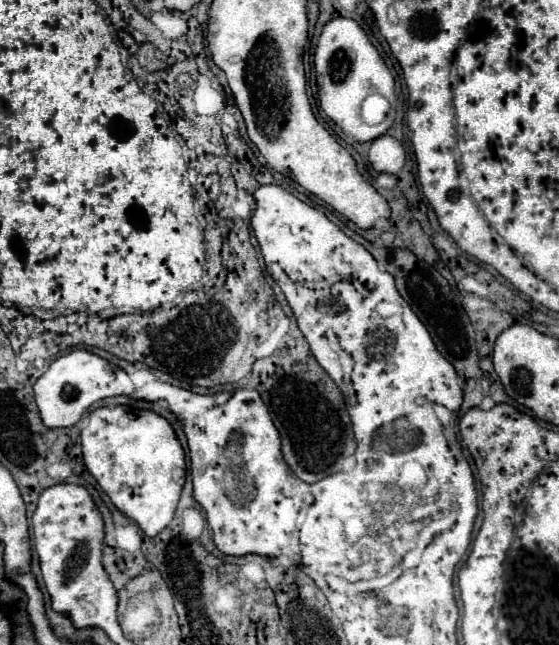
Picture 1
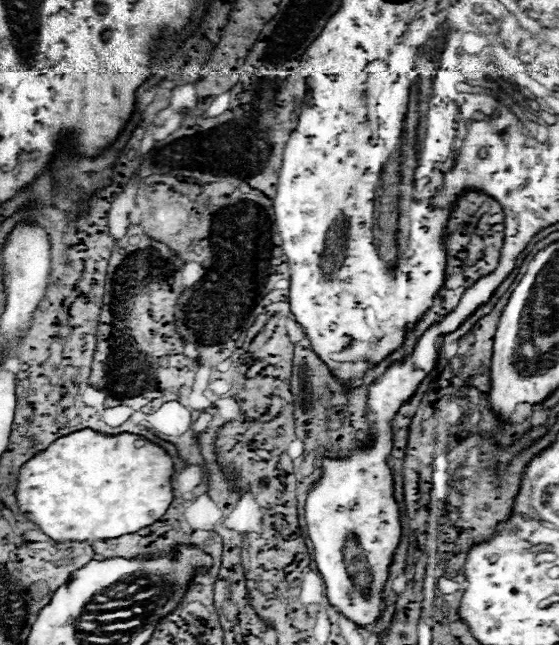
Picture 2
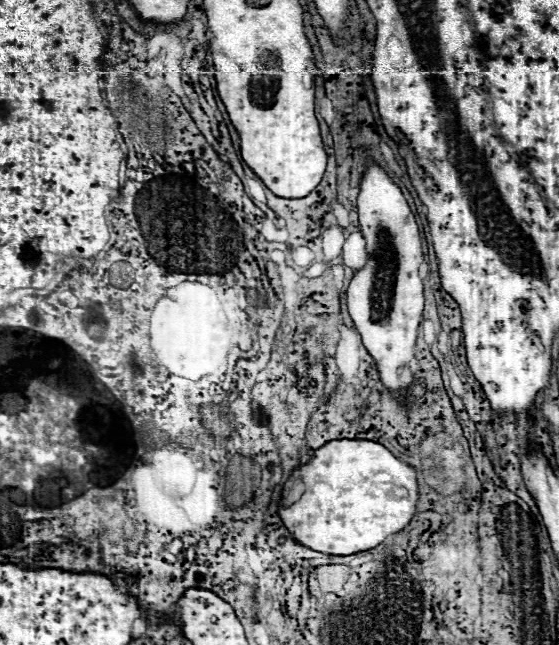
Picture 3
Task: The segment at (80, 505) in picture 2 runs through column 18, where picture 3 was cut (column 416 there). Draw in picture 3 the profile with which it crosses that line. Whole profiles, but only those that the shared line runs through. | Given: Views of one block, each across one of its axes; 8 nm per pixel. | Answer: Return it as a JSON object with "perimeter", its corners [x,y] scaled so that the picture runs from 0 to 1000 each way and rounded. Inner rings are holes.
{"perimeter":[[[594,682],[562,701],[562,710],[530,726],[519,744],[508,750],[504,769],[519,766],[530,750],[544,750],[544,763],[533,778],[501,788],[501,803],[522,831],[565,856],[626,862],[658,856],[687,840],[691,831],[712,828],[737,806],[748,781],[748,741],[741,722],[708,710],[691,691],[665,682]]]}

